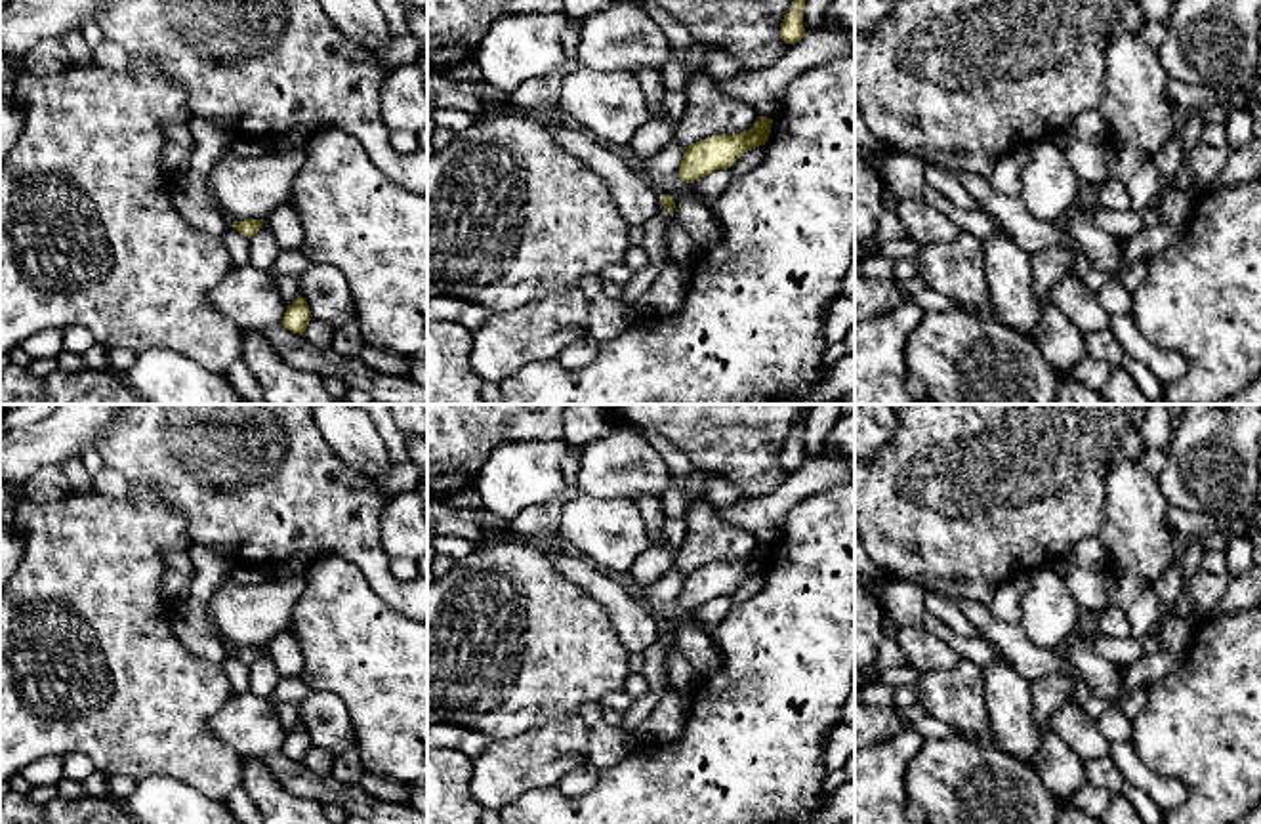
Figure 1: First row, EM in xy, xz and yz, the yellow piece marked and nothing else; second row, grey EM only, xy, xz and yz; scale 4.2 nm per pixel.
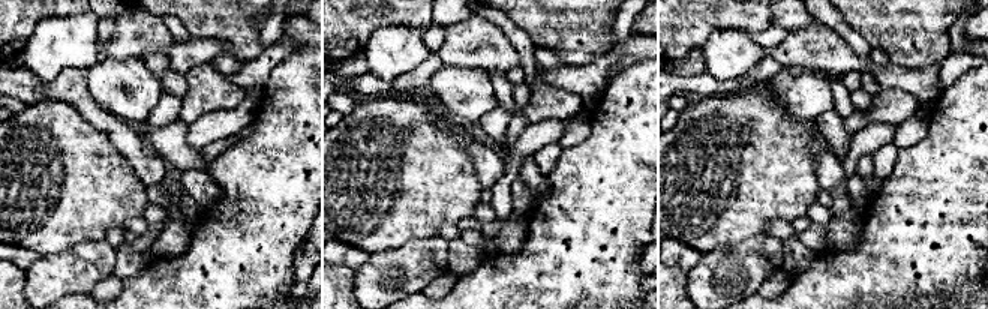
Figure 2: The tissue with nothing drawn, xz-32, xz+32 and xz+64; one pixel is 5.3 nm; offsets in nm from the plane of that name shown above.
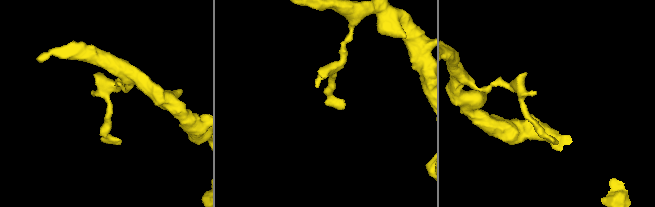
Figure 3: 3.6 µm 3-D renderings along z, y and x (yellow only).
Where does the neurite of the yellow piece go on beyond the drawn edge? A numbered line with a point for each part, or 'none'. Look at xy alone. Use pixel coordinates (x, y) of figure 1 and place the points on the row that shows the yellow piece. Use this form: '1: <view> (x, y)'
none

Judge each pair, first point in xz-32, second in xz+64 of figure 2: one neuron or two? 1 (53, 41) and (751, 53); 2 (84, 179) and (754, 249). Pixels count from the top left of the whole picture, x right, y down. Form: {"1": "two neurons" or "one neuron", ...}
{"1": "one neuron", "2": "two neurons"}

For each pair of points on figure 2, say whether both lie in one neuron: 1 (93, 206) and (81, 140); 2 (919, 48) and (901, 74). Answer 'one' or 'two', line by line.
1: one
2: two

